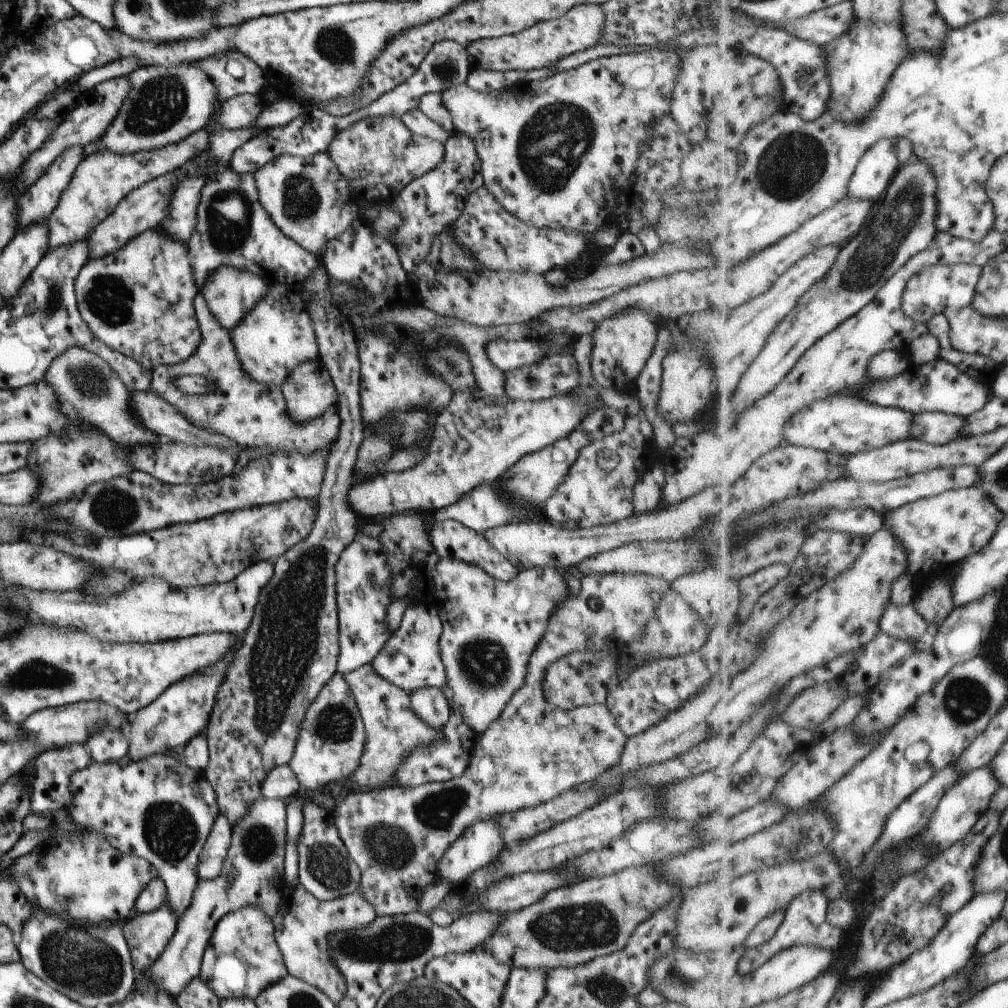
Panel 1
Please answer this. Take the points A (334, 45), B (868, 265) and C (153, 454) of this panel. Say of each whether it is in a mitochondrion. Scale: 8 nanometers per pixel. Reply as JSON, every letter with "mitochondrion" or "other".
{"A":"mitochondrion","B":"mitochondrion","C":"other"}

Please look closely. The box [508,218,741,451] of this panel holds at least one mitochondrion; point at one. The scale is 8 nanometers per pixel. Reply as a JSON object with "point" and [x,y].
{"point":[532,381]}

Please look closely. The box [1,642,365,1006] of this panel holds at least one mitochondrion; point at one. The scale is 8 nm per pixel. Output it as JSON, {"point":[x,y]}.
{"point":[91,968]}

